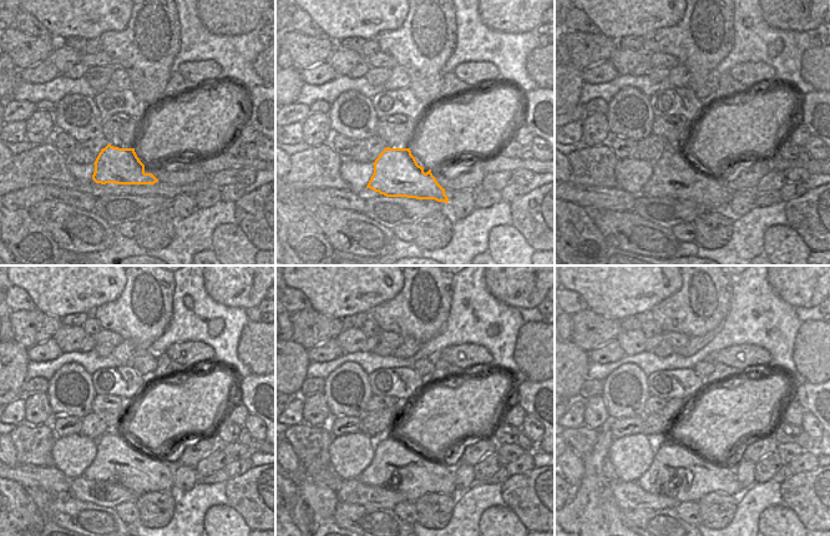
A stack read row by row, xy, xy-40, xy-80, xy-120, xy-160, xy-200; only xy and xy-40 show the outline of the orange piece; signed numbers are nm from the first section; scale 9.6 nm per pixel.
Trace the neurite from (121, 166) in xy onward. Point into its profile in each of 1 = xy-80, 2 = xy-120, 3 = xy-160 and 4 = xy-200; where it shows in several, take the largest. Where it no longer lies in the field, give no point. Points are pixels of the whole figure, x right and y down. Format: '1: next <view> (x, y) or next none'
1: next xy-80 (674, 176)
2: next xy-120 (117, 461)
3: next xy-160 (396, 466)
4: next xy-200 (676, 471)

